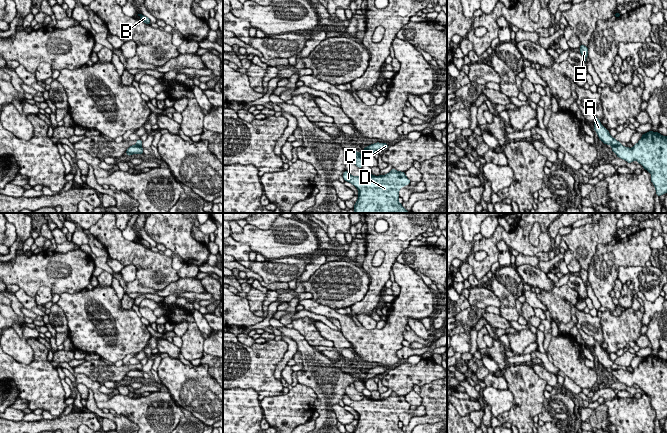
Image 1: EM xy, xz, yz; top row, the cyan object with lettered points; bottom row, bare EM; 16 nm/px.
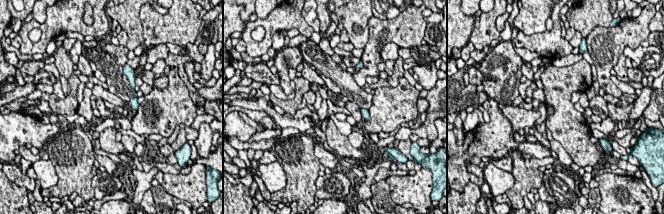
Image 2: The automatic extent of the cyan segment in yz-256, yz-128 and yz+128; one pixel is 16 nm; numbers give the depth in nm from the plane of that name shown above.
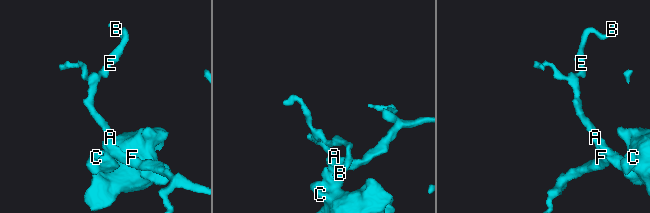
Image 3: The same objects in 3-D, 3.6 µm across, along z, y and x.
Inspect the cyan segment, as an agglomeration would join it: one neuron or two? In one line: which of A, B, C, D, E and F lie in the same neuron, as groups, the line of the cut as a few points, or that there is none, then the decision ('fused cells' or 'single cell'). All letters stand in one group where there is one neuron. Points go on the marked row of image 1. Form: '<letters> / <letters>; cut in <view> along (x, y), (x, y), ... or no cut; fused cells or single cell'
A B E F / C D; cut in yz along (620, 144), (612, 146); fused cells

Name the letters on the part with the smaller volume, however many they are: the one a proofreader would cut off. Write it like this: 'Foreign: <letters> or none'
Foreign: A, B, E, F

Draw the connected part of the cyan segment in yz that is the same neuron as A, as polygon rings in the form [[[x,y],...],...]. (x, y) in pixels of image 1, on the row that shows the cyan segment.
[[[595,116],[594,120],[594,131],[597,132],[599,139],[607,145],[617,146],[622,143],[613,138],[609,131],[600,123],[600,120]]]

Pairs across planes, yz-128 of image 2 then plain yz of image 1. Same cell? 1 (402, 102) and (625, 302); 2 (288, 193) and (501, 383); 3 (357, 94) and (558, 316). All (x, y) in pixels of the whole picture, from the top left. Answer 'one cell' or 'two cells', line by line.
1: two cells
2: two cells
3: two cells

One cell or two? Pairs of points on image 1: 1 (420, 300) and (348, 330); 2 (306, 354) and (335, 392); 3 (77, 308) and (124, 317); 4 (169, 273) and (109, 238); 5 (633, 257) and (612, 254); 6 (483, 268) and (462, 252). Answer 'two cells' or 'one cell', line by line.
1: one cell
2: one cell
3: one cell
4: one cell
5: one cell
6: two cells

